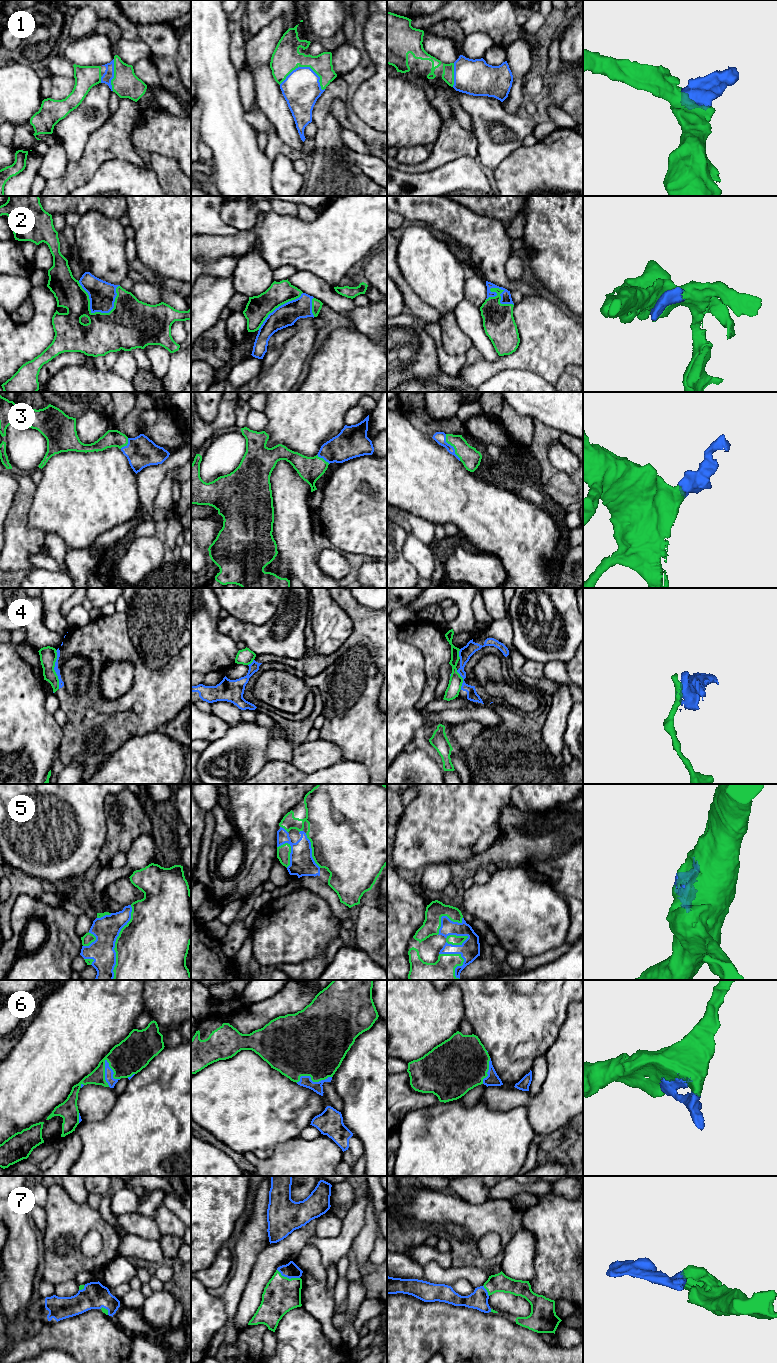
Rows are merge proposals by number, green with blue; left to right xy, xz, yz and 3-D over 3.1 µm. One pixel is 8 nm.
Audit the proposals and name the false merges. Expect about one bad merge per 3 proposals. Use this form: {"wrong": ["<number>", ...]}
{"wrong": ["4"]}

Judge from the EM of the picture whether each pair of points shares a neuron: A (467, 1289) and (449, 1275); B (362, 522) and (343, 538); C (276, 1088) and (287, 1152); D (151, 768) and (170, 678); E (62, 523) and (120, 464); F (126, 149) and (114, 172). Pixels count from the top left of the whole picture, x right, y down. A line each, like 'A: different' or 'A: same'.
A: different
B: same
C: different
D: different
E: same
F: different

